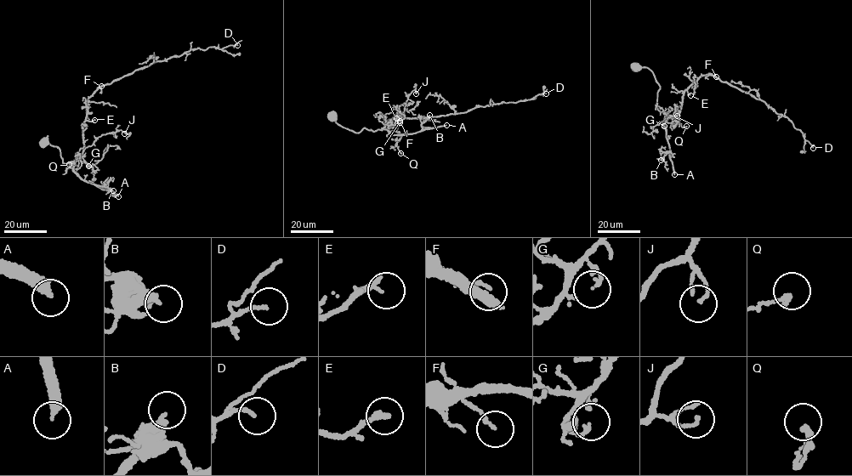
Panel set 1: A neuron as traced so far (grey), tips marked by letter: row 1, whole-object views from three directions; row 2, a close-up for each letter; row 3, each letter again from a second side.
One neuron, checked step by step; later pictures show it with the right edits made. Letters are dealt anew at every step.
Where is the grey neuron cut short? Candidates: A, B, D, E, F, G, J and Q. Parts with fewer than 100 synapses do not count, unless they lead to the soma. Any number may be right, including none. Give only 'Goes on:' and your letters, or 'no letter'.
Goes on: A, B

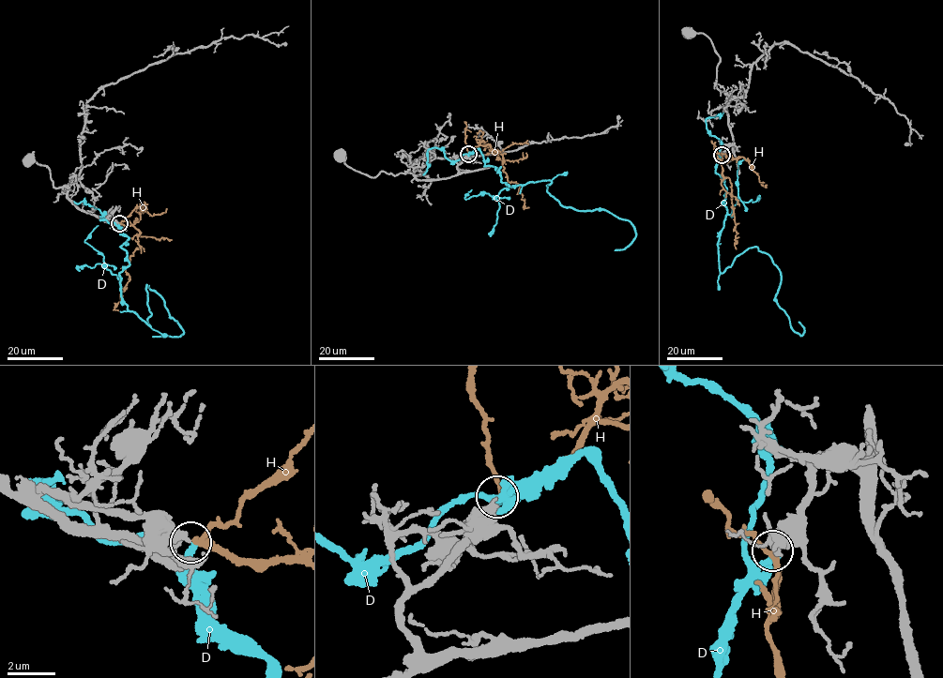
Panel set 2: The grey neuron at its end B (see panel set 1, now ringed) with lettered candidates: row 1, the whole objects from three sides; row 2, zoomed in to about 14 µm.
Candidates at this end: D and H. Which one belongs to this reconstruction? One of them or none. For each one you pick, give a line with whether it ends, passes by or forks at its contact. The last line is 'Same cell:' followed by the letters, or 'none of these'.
H: it passes by
Same cell: H

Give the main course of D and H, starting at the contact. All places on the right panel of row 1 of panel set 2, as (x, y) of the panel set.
D: (722, 156), (721, 272), (748, 248), (765, 251), (780, 274), (779, 307), (801, 335), (798, 321)
H: (722, 155), (721, 185), (732, 200), (737, 233), (735, 235), (736, 248)

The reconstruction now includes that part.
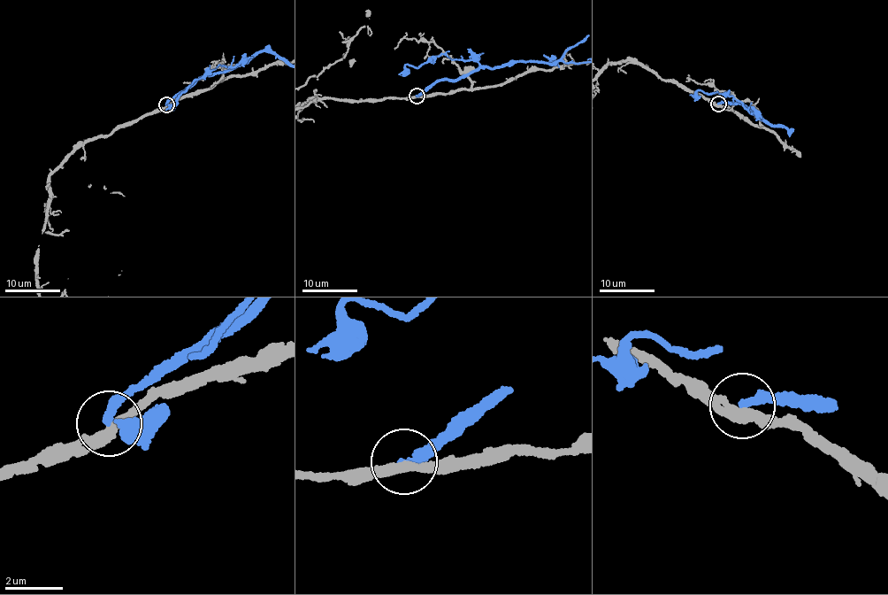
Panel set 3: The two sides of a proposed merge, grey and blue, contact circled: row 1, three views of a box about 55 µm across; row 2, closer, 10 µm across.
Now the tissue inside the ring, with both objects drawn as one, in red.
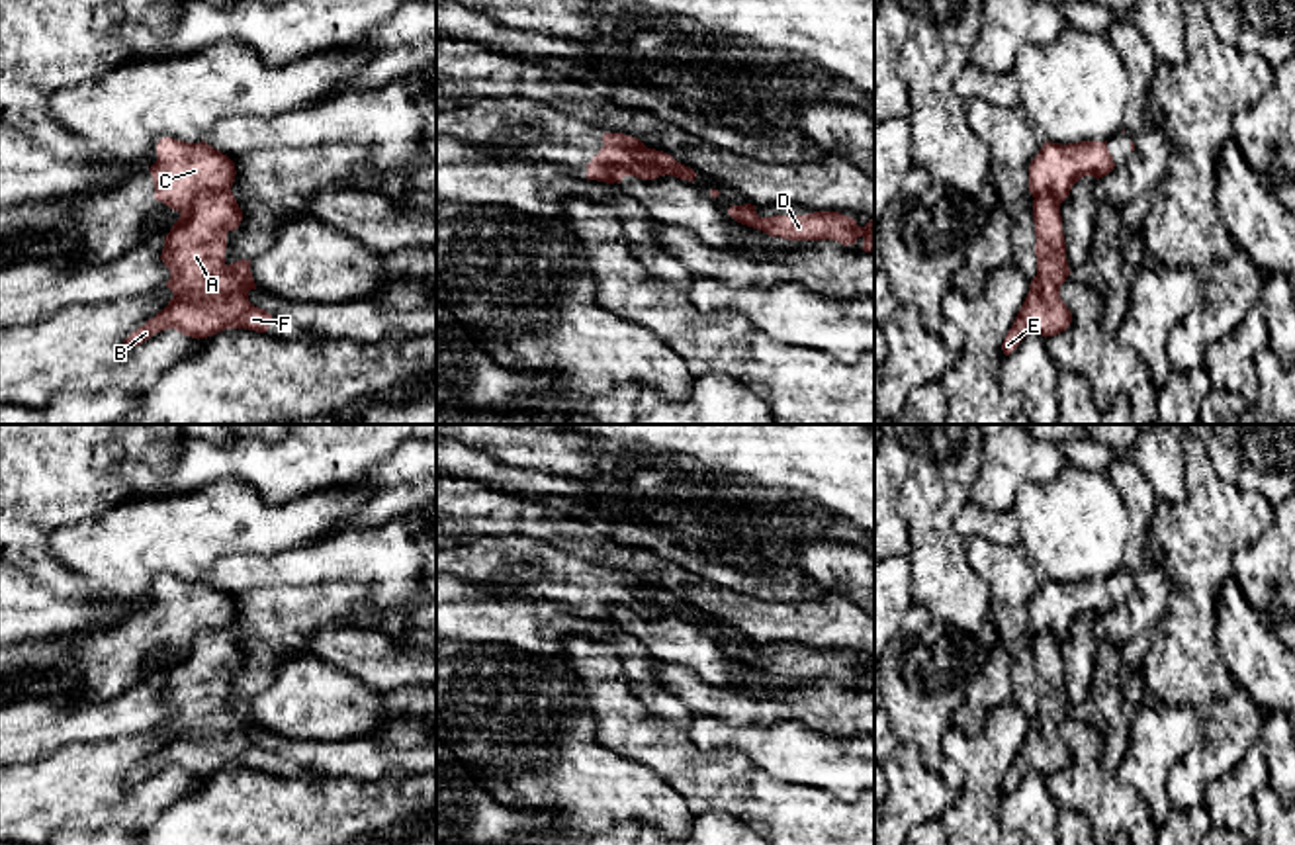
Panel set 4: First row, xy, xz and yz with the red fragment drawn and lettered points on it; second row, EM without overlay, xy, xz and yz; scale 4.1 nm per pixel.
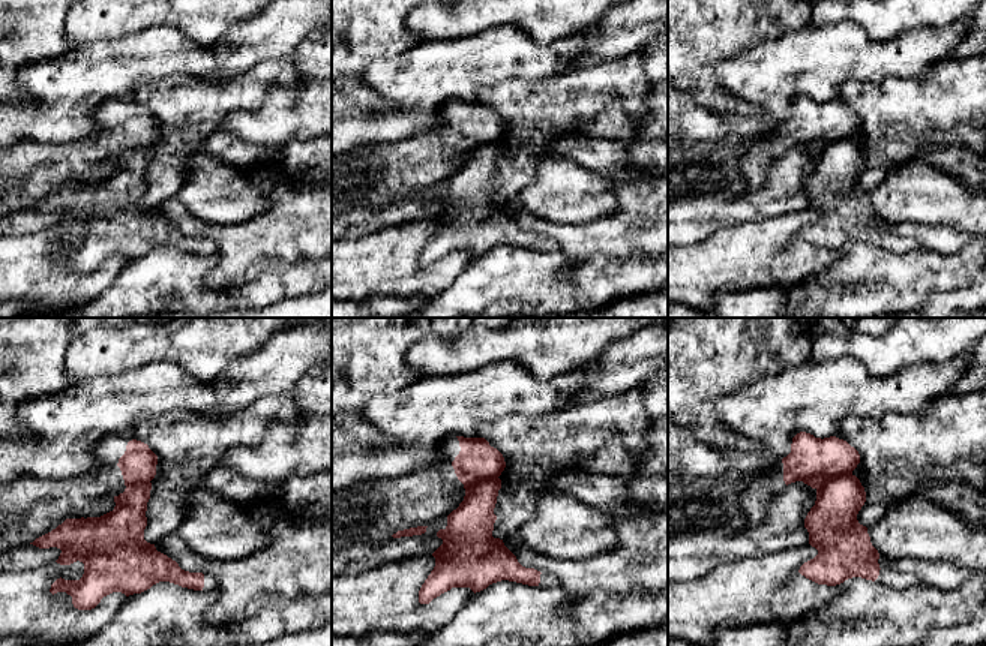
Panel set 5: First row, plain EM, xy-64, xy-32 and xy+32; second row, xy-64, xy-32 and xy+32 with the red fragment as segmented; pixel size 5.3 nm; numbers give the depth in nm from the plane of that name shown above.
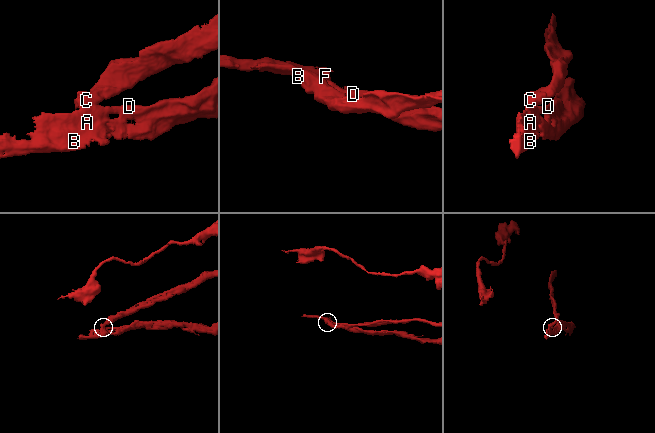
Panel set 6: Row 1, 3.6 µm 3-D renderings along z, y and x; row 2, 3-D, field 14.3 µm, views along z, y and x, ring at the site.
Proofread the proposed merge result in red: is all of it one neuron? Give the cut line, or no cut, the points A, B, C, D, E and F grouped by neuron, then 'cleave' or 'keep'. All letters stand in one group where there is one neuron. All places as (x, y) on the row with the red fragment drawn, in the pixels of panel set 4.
cut in xy along (229, 188), (202, 194), (180, 212); A B D E F / C; cleave

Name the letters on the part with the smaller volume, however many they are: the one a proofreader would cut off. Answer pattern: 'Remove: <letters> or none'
Remove: A, B, D, E, F

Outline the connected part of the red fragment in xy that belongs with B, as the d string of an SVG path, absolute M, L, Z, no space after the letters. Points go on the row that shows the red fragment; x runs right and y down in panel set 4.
M231 190L201 196L180 211L160 254L174 297L123 340L127 348L166 329L198 340L225 329L268 331L272 315L248 301L248 291L256 289L250 260L225 264L227 233L241 221Z

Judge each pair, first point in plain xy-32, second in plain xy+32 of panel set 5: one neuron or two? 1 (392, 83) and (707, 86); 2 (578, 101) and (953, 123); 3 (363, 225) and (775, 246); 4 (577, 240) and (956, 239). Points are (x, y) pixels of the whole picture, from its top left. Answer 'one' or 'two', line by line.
1: two
2: one
3: two
4: one

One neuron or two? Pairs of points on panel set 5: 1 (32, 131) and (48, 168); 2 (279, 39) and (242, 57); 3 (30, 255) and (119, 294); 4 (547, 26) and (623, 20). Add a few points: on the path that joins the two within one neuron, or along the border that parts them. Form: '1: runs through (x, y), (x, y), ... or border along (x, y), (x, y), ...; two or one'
1: border along (18, 138), (42, 143), (72, 141); two
2: runs through (270, 39), (264, 39), (251, 50); one
3: border along (128, 261), (107, 288), (83, 302); two
4: border along (605, 15), (598, 23), (569, 35); two

